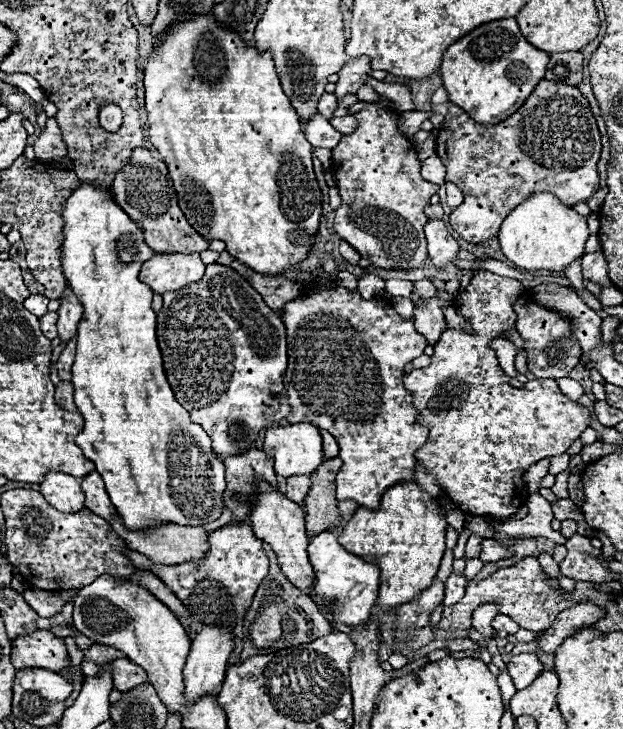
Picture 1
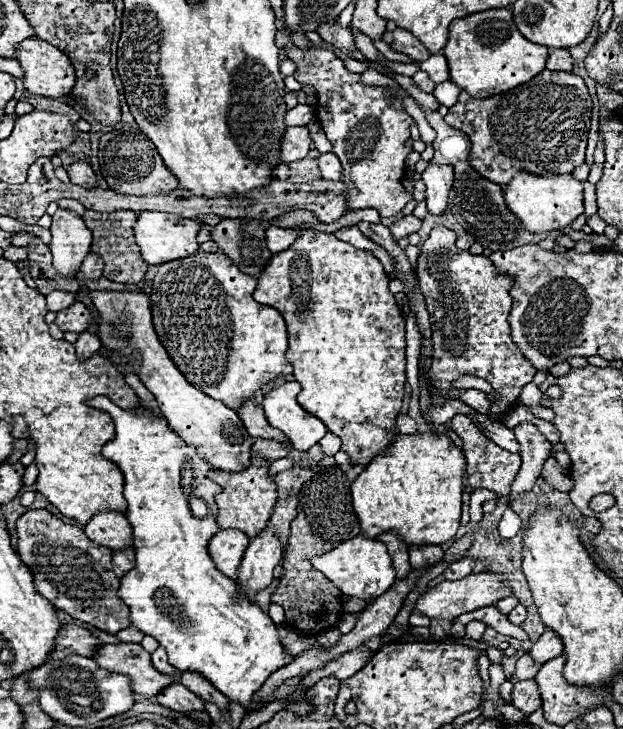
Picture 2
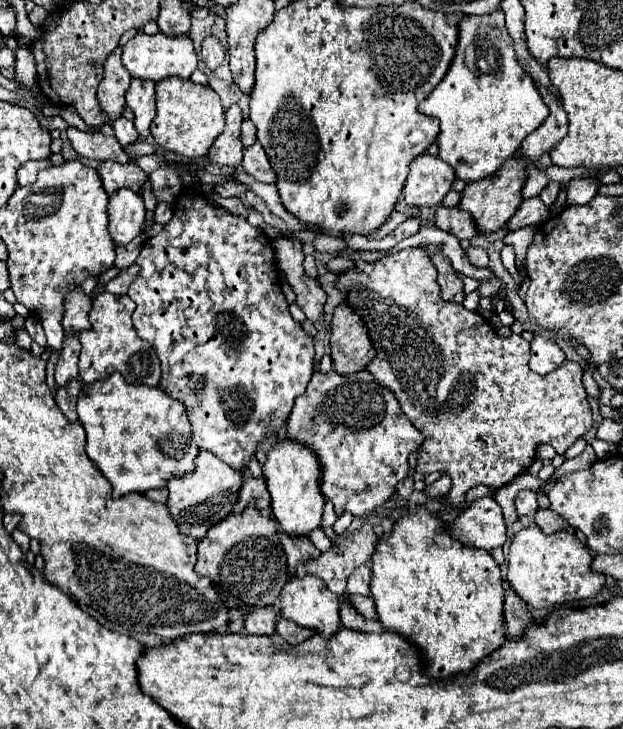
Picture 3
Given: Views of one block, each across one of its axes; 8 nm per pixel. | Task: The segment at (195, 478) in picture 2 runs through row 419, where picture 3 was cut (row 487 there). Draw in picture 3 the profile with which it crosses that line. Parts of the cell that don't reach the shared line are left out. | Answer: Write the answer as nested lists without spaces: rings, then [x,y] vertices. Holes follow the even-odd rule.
[[[112,374],[106,380],[84,384],[82,394],[78,396],[78,418],[80,418],[80,424],[86,430],[86,454],[96,464],[96,468],[104,474],[104,478],[110,480],[112,498],[120,498],[120,496],[124,496],[128,492],[146,492],[146,490],[152,490],[152,488],[164,488],[168,478],[182,476],[186,472],[192,472],[192,468],[194,468],[194,458],[198,454],[198,448],[192,444],[192,438],[190,438],[190,422],[188,422],[188,416],[186,416],[186,408],[184,408],[184,404],[180,400],[174,400],[174,398],[166,396],[160,388],[150,388],[150,386],[142,386],[142,384],[128,384],[120,374]]]

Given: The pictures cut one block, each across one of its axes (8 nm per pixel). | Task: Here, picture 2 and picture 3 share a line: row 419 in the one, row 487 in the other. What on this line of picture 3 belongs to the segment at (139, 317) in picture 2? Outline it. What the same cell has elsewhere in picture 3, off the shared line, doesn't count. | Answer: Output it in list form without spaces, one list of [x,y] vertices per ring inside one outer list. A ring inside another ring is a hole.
[[[200,452],[194,464],[196,466],[190,474],[184,474],[182,478],[170,478],[170,482],[166,484],[166,506],[182,534],[190,534],[194,540],[202,540],[214,524],[218,524],[232,512],[234,502],[238,500],[238,490],[242,486],[242,474],[232,470],[212,452]]]

